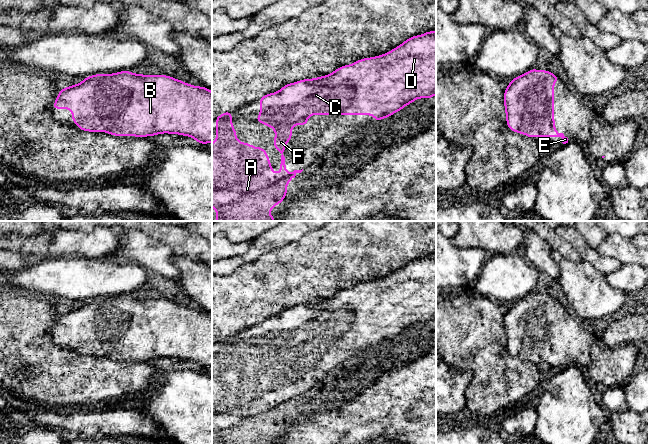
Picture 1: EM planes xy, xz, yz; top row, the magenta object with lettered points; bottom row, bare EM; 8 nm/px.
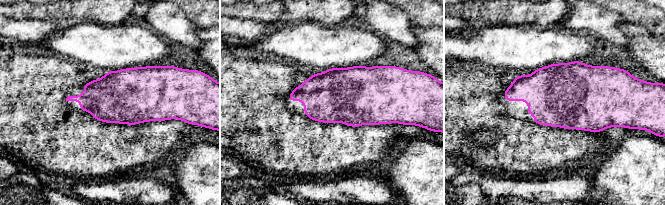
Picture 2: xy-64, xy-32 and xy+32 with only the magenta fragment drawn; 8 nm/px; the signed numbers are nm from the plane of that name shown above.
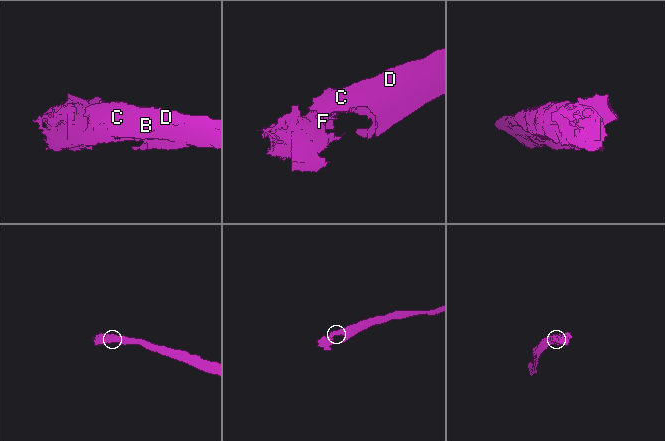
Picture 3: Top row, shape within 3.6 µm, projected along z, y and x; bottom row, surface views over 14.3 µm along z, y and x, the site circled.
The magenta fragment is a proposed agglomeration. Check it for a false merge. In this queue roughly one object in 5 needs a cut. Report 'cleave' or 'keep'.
keep

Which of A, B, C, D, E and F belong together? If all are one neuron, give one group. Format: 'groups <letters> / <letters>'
groups A B C D E F

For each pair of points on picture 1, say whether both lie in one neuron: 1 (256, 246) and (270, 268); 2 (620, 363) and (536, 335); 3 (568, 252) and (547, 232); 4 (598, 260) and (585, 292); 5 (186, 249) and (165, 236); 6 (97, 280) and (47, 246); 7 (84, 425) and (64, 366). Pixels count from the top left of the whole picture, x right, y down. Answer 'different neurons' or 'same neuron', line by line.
1: different neurons
2: same neuron
3: same neuron
4: different neurons
5: same neuron
6: different neurons
7: different neurons

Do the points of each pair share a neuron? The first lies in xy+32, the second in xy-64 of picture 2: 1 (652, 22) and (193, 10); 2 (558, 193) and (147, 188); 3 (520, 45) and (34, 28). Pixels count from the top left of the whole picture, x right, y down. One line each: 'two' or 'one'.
1: one
2: one
3: two

